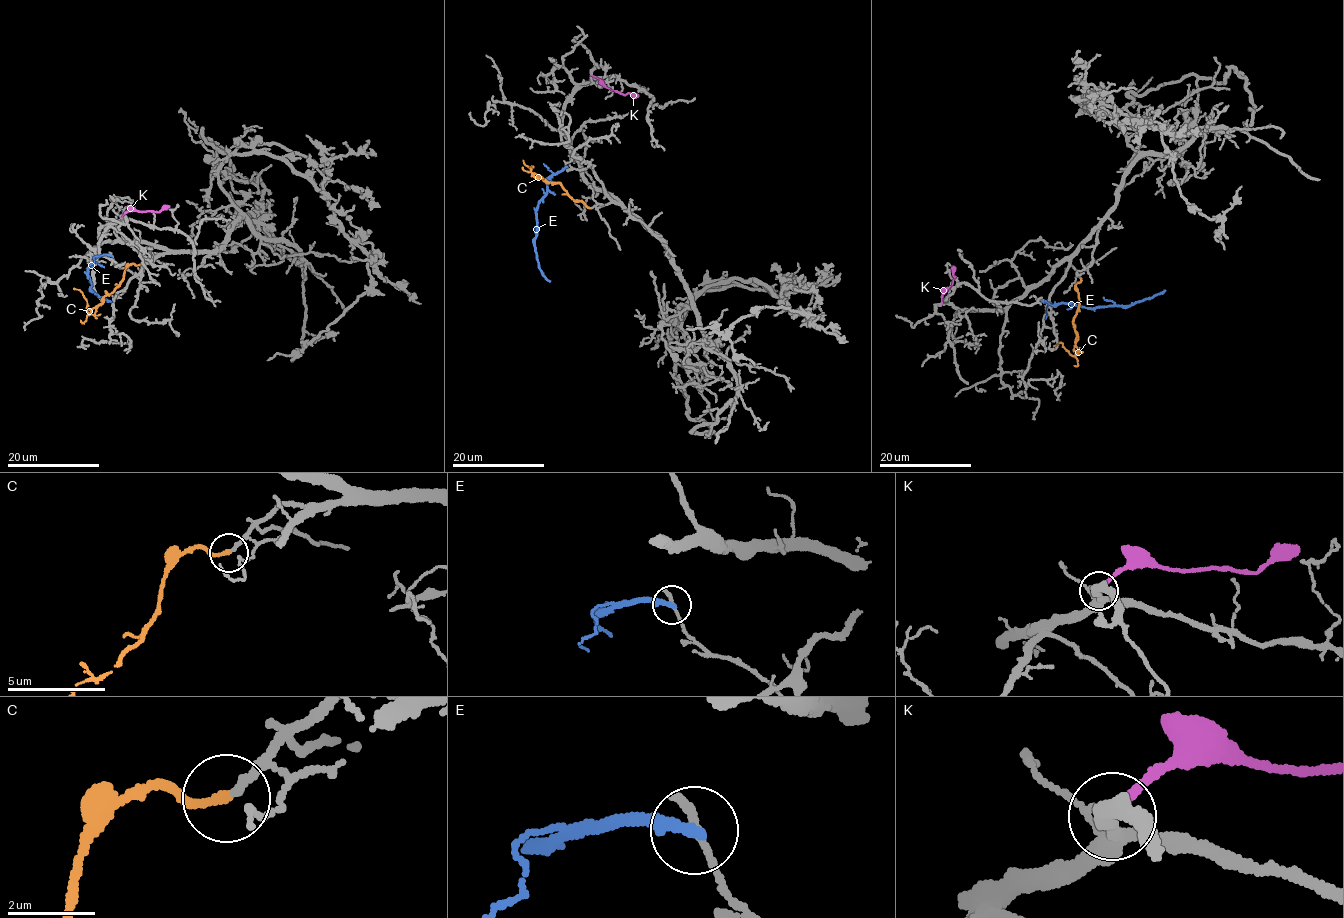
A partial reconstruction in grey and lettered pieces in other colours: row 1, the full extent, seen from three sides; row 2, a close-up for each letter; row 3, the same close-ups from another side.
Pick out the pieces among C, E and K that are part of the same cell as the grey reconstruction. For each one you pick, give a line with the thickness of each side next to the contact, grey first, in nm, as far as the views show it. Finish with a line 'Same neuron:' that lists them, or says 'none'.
C: 190 nm thick on the grey side, 190 nm on the other
Same neuron: C

